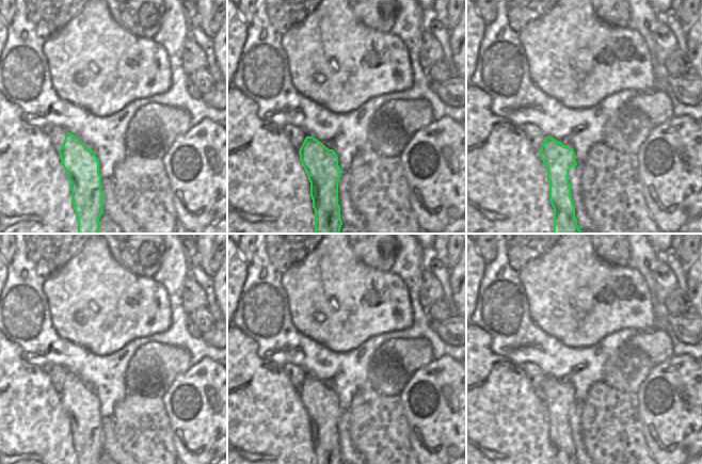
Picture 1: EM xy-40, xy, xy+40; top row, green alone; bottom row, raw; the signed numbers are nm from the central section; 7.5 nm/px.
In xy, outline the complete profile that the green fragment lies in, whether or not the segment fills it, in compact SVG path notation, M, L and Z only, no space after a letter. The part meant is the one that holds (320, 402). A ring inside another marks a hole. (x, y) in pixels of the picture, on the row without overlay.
M306 375L299 394L310 421L315 464L342 464L338 443L338 419L342 411L336 391L314 375Z

